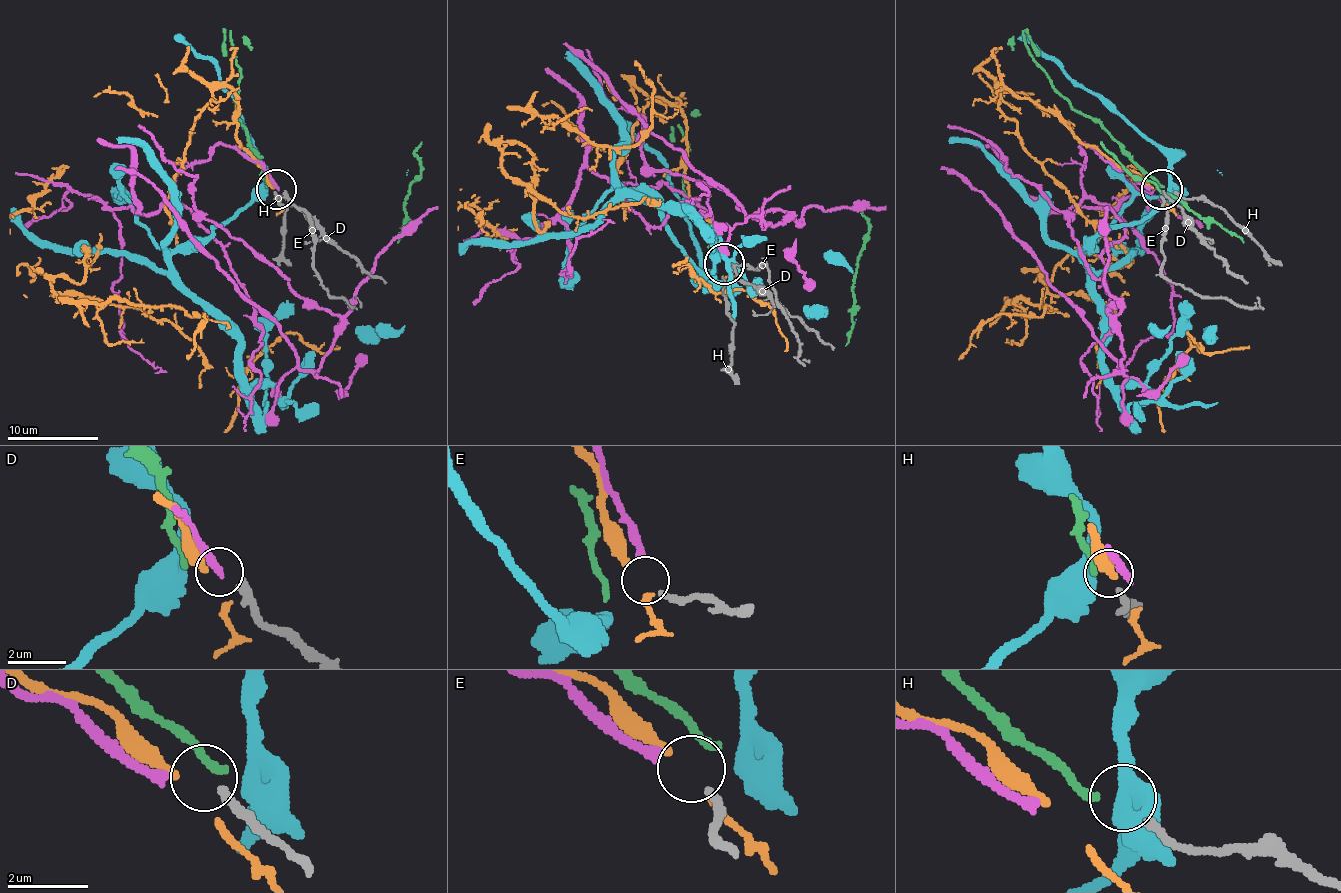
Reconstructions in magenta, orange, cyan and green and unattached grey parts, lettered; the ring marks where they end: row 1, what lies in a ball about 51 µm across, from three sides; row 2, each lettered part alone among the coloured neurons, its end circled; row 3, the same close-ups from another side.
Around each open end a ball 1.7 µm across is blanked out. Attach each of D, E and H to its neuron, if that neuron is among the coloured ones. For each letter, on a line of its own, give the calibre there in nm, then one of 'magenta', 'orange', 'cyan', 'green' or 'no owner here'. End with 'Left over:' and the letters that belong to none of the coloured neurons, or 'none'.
D: 240 nm thick; no owner here
E: 200 nm thick; magenta
H: 200 nm thick; green
Left over: D

